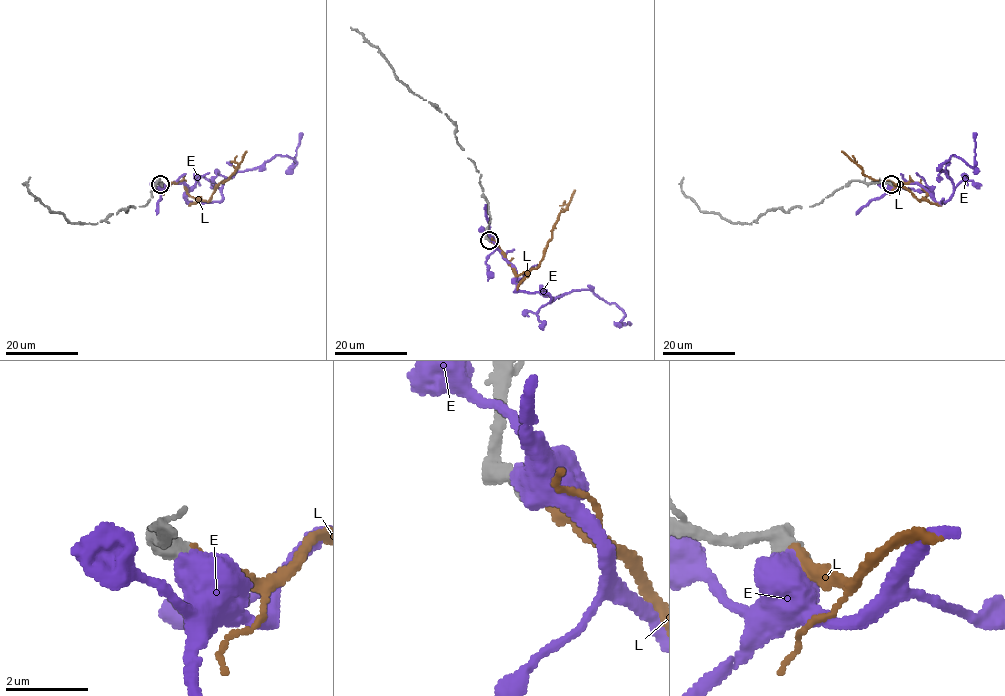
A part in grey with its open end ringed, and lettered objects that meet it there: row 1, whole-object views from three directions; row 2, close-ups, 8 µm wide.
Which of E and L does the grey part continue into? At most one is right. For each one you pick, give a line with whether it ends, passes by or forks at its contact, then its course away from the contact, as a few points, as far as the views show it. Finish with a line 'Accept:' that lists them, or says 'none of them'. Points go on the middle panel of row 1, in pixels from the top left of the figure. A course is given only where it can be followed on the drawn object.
L: it ends there; it runs (488, 240), (499, 249), (516, 274), (535, 269), (551, 238), (558, 214), (566, 208), (575, 190)
Accept: L

